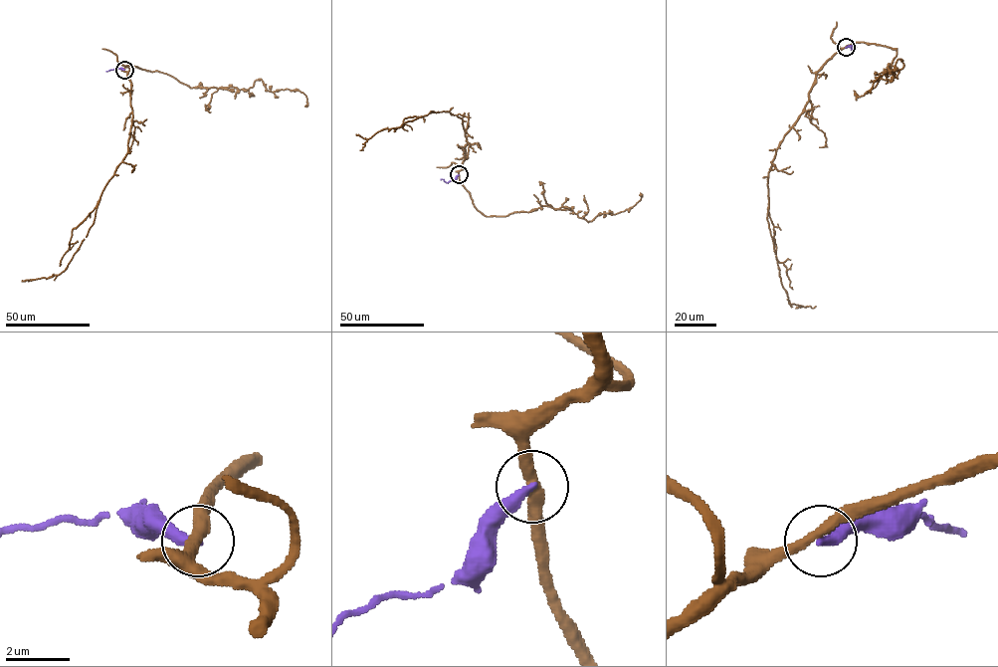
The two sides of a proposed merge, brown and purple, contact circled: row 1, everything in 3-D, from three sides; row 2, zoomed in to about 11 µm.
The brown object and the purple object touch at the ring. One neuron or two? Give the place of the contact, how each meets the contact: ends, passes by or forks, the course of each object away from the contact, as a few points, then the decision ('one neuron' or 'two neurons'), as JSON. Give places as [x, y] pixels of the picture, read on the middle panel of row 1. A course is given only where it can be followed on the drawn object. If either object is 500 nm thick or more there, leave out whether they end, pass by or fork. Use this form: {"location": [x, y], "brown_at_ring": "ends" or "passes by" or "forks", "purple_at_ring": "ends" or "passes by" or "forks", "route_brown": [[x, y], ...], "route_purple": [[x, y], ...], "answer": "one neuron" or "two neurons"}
{"location": [459, 174], "brown_at_ring": "passes by", "purple_at_ring": "ends", "route_brown": [[459, 174], [467, 141], [462, 119], [449, 111], [431, 111], [399, 127], [380, 130], [360, 150]], "route_purple": [[459, 174], [448, 182], [441, 179]], "answer": "two neurons"}

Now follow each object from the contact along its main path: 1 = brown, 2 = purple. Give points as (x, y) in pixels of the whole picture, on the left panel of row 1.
1: (124, 69), (131, 84), (132, 118), (127, 151), (102, 191), (93, 225), (66, 268), (46, 278), (26, 279)
2: (124, 69), (106, 71)

